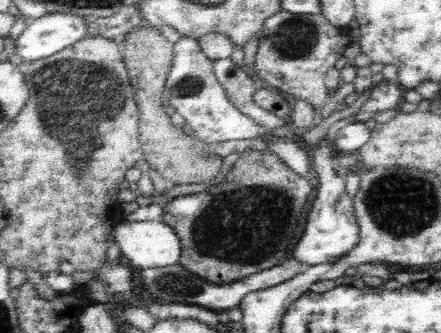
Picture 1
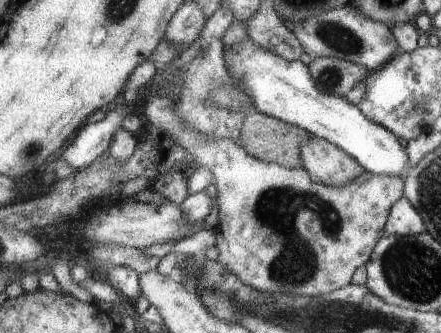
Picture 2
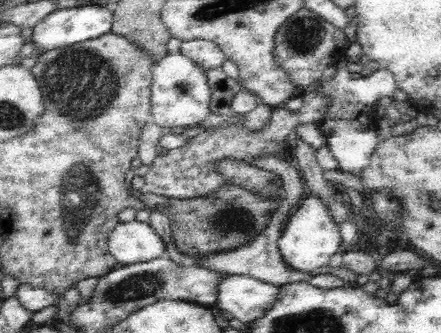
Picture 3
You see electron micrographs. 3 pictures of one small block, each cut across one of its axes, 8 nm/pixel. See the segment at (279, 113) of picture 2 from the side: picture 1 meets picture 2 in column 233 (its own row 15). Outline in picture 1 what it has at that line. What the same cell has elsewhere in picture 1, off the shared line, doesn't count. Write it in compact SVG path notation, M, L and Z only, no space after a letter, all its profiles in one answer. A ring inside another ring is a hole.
M46 14L42 18L28 20L26 30L16 38L16 56L24 62L50 58L78 40L84 40L86 32L86 20L72 14Z

